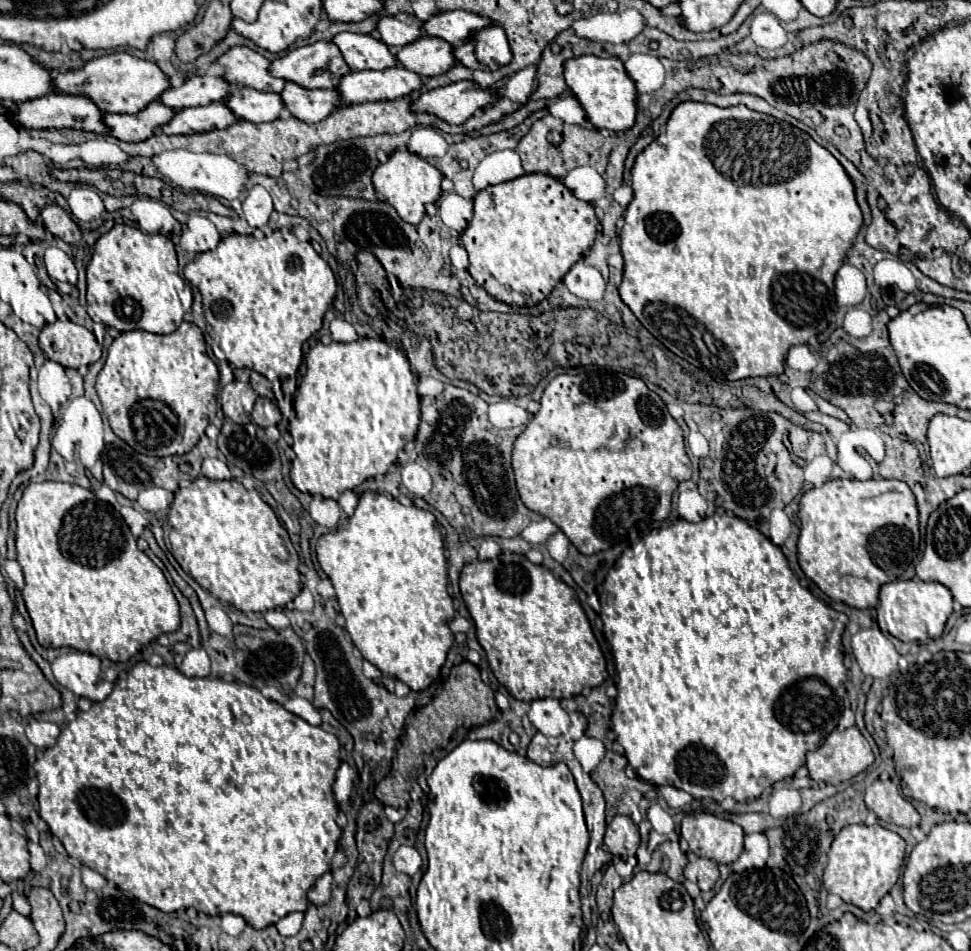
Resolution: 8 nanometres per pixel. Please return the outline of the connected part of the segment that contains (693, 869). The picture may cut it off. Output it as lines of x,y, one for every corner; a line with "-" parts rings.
692,856
684,868
684,878
696,882
702,892
712,890
716,880
718,880
718,864
708,860
708,858

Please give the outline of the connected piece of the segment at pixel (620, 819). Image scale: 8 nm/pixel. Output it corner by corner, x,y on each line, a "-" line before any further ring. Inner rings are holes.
616,815
606,826
603,848
614,856
627,858
636,854
641,842
638,826
624,815

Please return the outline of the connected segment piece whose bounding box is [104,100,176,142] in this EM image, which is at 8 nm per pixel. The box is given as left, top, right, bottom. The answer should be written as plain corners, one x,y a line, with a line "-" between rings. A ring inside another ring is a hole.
156,100
138,114
106,114
104,122
110,126
110,134
118,140
144,142
148,136
154,136
160,124
168,124
174,114
174,108
168,108

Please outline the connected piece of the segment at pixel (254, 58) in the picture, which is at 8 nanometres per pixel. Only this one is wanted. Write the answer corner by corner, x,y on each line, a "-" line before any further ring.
234,46
218,62
226,68
224,78
232,84
250,86
262,92
282,92
286,80
276,78
268,72
270,60
246,46

